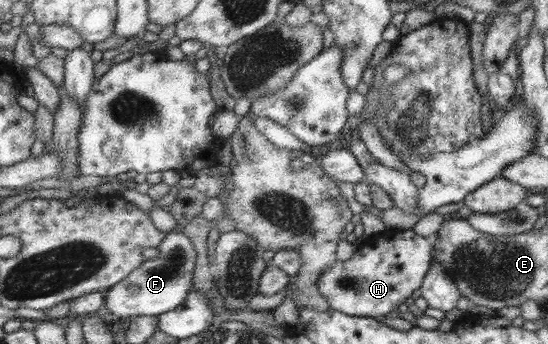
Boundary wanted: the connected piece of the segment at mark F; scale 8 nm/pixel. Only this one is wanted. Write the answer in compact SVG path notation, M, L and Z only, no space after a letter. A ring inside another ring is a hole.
M175 229L162 237L156 250L156 256L142 261L128 277L110 287L108 293L104 293L105 308L108 312L120 318L158 316L182 304L184 296L193 289L193 284L190 284L193 282L196 260L193 244L180 229Z

